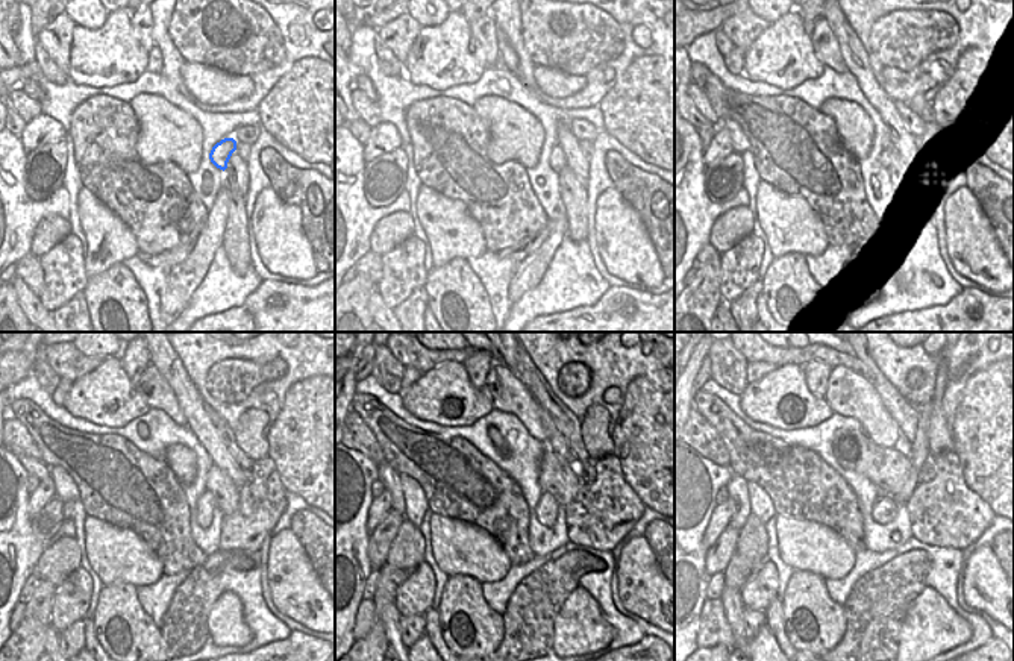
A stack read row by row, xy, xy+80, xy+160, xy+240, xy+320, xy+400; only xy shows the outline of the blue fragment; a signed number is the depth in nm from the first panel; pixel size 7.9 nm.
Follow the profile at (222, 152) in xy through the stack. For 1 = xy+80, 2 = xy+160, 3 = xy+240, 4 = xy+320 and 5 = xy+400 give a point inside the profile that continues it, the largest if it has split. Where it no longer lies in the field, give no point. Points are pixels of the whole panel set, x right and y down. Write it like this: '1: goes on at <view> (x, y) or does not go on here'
1: goes on at xy+80 (557, 159)
2: goes on at xy+160 (888, 158)
3: goes on at xy+240 (206, 504)
4: goes on at xy+320 (546, 510)
5: goes on at xy+400 (884, 510)

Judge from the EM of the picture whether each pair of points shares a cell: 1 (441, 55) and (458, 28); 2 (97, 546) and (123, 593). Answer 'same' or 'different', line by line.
1: same
2: different

